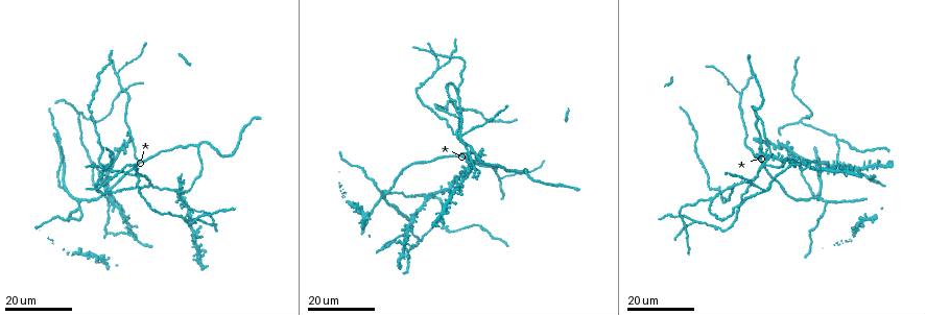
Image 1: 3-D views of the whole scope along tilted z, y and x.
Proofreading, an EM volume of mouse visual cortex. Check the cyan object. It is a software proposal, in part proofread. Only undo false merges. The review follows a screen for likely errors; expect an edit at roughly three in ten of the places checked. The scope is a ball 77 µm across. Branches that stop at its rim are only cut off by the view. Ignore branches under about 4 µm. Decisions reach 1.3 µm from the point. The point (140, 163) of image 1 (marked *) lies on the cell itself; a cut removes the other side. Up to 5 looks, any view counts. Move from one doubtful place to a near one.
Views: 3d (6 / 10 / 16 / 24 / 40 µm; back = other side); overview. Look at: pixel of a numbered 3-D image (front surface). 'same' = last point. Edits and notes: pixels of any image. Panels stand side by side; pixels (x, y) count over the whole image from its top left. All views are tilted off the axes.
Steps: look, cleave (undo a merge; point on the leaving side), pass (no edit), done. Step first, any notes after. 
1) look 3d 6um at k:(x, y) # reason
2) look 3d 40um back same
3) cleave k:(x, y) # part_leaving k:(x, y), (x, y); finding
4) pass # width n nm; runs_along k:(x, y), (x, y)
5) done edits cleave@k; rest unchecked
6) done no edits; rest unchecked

look 3d 24um at 1:(90, 156) # side arm on a straight run

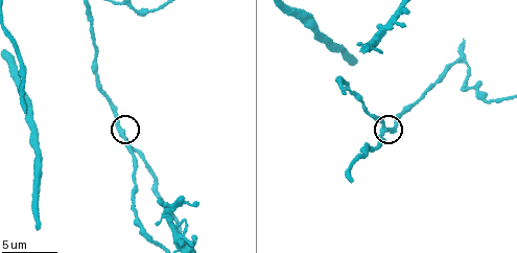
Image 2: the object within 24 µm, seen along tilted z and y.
look 3d 6um at 2:(123, 134) # closer look

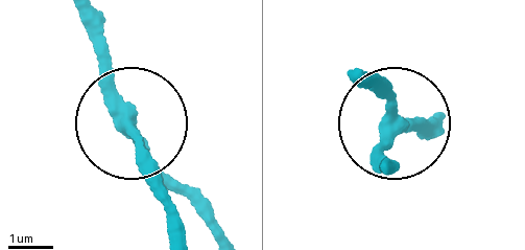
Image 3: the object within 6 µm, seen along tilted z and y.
pass # width 260 nm; runs_along 3:(363, 85), (391, 112), (382, 163); all the same cell

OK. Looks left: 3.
look 3d 24um at 1:(178, 192) # three arms meet

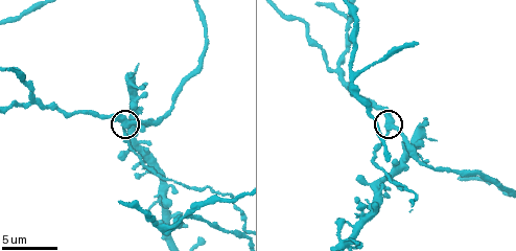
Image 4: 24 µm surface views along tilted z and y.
look 3d 10um at 4:(390, 126) # closer look

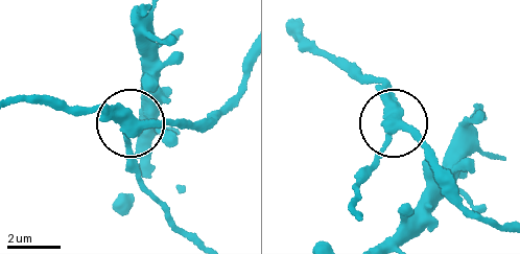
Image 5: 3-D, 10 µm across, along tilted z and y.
look 3d 6um at 5:(391, 130) # closer look

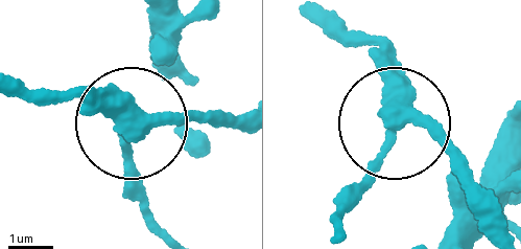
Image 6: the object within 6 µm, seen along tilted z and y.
cleave 6:(379, 156) # side_arm 20 um; part_leaving 6:(114, 98), (162, 234); a second cell is stuck on

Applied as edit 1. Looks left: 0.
done edits cleave@6; rest unchecked

